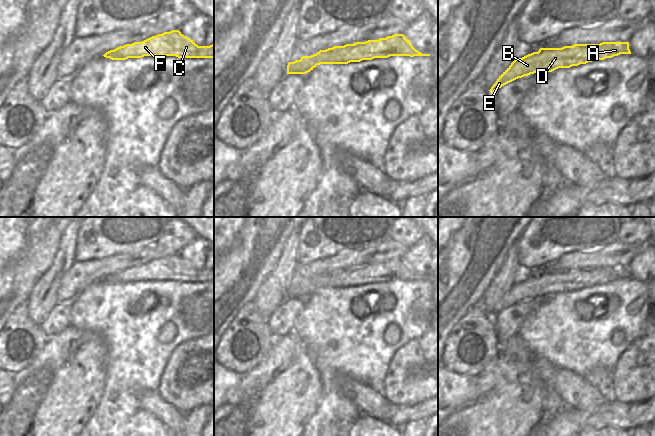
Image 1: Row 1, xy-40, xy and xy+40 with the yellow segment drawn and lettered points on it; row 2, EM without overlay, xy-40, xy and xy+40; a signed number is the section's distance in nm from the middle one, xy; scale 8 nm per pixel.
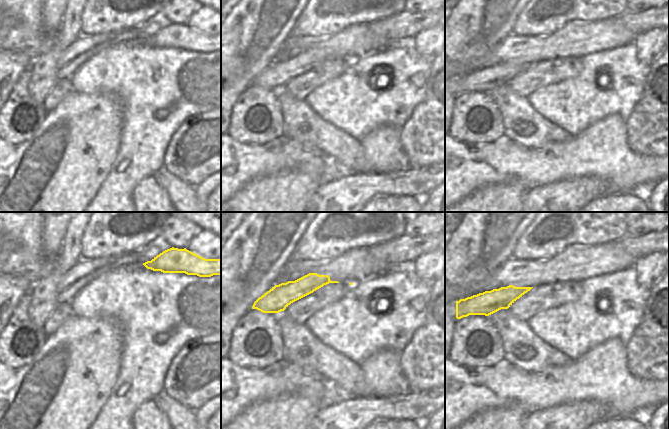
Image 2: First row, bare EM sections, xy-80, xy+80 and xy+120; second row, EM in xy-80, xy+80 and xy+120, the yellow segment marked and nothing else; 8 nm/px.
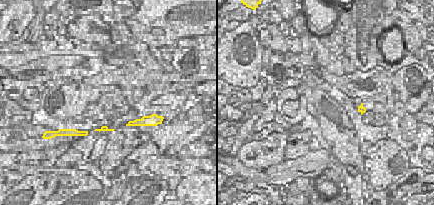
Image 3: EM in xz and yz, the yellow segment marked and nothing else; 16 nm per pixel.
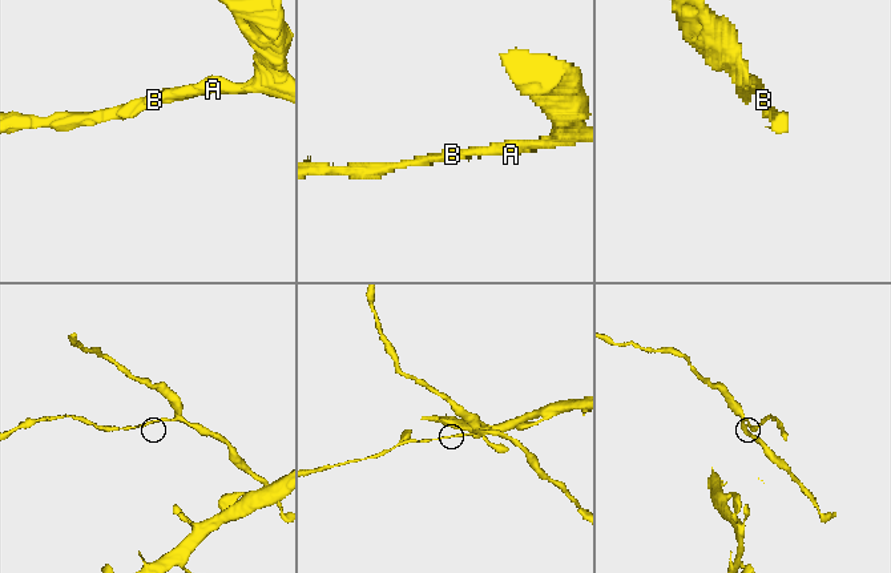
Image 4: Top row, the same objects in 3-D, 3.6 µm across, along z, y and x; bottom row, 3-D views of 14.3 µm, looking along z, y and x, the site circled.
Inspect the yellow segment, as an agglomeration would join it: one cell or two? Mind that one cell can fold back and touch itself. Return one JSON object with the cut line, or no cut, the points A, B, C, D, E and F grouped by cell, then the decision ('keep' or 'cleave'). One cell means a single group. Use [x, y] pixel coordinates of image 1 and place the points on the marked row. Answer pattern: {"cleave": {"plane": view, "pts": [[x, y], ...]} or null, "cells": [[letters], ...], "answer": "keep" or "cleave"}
{"cleave": null, "cells": [["A", "B", "C", "D", "E", "F"]], "answer": "keep"}

